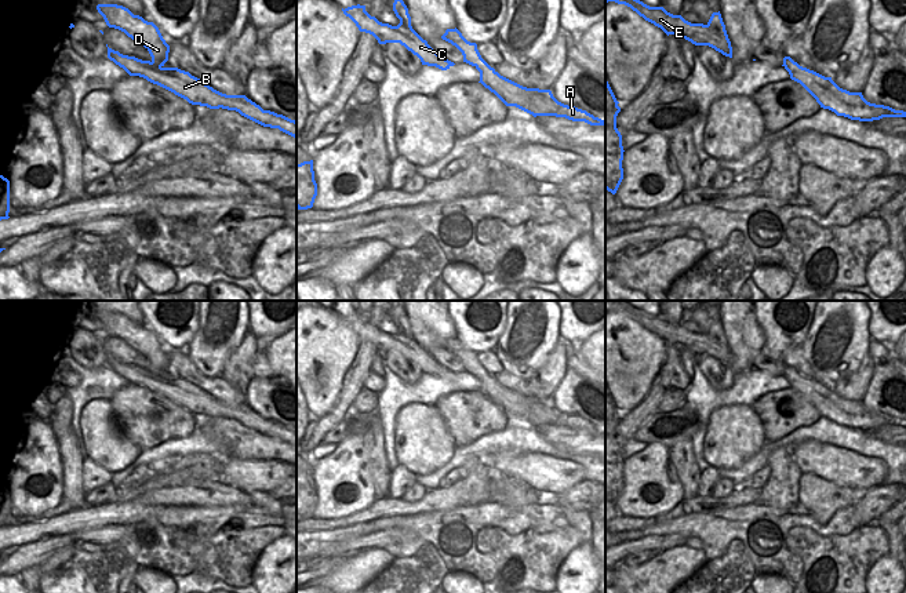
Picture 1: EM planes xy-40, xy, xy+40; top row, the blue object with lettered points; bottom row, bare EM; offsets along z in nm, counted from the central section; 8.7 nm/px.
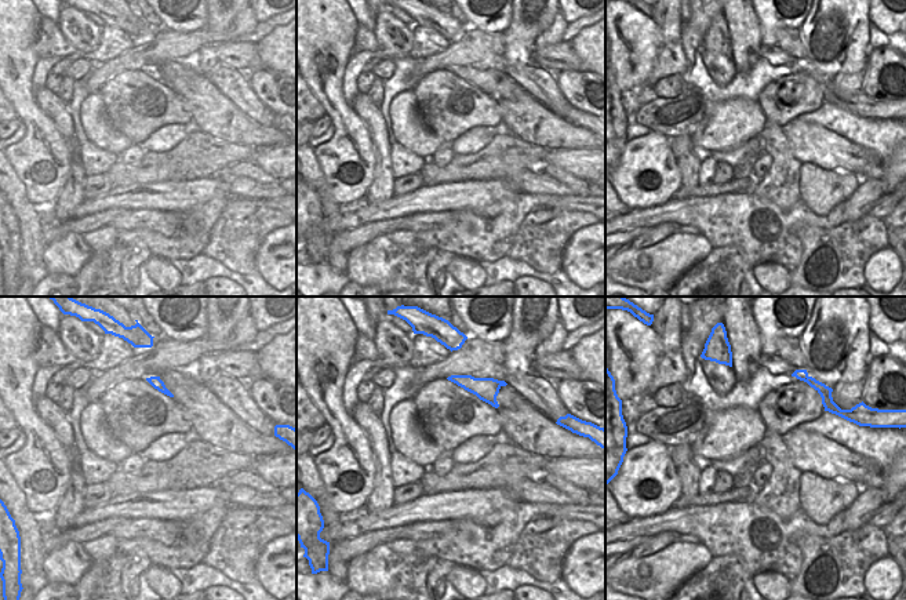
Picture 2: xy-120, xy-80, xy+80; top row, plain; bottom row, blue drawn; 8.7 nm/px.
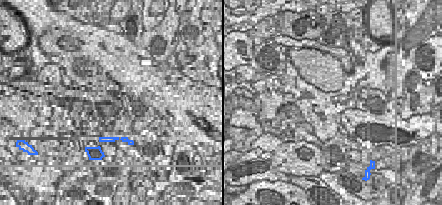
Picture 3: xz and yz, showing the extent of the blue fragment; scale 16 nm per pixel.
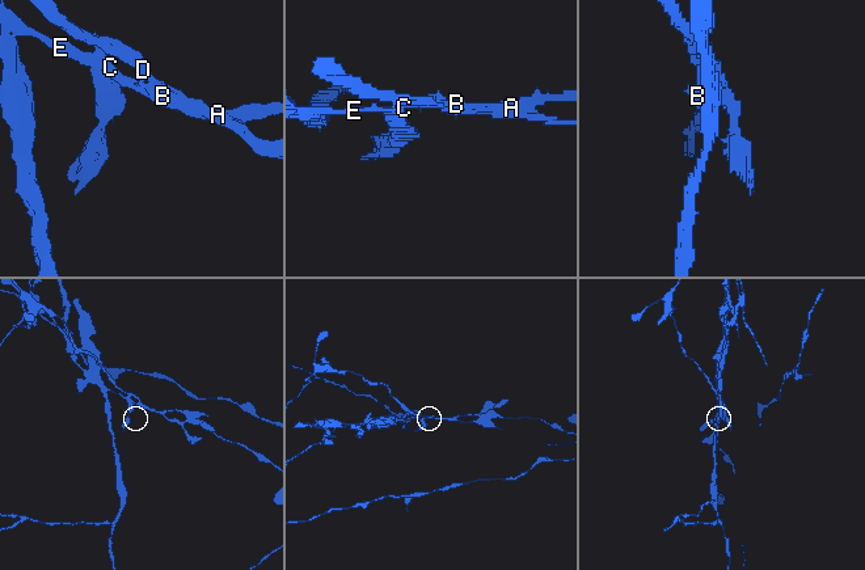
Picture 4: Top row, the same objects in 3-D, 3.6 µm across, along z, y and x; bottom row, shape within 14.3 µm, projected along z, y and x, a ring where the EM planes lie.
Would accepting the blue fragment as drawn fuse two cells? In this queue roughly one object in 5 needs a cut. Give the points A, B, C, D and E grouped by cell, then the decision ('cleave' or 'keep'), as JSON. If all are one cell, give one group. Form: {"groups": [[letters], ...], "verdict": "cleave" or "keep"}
{"groups": [["A", "B", "C", "E"], ["D"]], "verdict": "cleave"}

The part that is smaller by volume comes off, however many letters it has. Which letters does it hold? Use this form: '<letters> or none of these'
D

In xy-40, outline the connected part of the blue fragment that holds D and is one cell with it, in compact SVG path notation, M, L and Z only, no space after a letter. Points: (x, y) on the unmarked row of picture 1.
M98 313L97 319L109 336L119 338L142 353L149 360L153 374L164 375L168 370L170 354L153 331L134 324L128 317L117 313Z

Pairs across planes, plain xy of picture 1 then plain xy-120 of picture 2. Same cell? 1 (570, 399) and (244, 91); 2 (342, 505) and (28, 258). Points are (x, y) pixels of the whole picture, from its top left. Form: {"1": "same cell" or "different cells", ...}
{"1": "different cells", "2": "different cells"}

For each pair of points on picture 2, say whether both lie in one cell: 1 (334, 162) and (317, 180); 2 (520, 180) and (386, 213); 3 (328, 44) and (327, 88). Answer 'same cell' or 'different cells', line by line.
1: different cells
2: different cells
3: same cell

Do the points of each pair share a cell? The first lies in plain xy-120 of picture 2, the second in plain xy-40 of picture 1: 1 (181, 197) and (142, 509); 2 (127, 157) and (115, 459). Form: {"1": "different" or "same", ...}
{"1": "same", "2": "different"}

